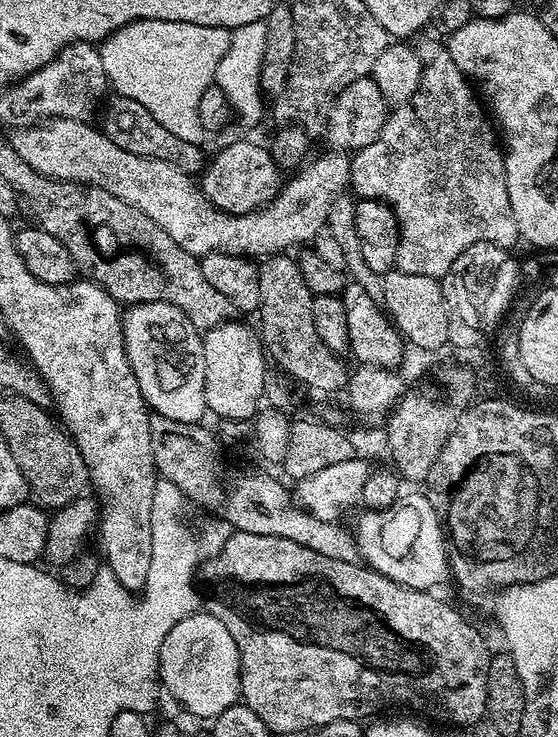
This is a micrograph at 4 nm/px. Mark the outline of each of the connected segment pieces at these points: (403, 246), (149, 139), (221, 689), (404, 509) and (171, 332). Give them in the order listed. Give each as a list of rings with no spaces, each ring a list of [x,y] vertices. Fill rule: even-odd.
[[[428,40],[419,45],[418,51],[424,64],[418,90],[406,103],[391,109],[377,140],[351,157],[350,188],[357,197],[384,201],[396,215],[400,224],[400,241],[395,271],[442,278],[462,250],[483,240],[511,249],[512,243],[519,241],[521,235],[518,222],[514,222],[514,210],[510,210],[504,153],[477,89],[464,72],[454,66],[454,58],[450,58],[441,41],[439,44],[436,40]]]
[[[112,94],[107,100],[102,108],[102,131],[110,138],[110,142],[114,142],[114,146],[122,146],[122,150],[130,150],[130,154],[138,154],[142,158],[158,158],[158,162],[170,162],[178,166],[178,170],[189,174],[203,173],[206,157],[204,158],[205,149],[201,145],[182,142],[178,134],[170,134],[170,130],[166,130],[166,126],[162,126],[162,122],[158,122],[158,118],[154,118],[154,114],[146,110],[146,106],[142,106],[142,102],[134,102],[134,98]]]
[[[211,612],[192,613],[176,623],[163,638],[158,675],[168,691],[194,716],[213,719],[239,701],[240,655],[226,626]]]
[[[412,492],[408,496],[407,493],[389,508],[377,512],[364,510],[361,513],[356,520],[354,535],[356,551],[367,567],[407,588],[432,590],[435,584],[449,579],[446,533],[442,518],[434,510],[427,495],[420,493],[419,496]]]
[[[170,303],[131,305],[123,315],[124,345],[131,368],[138,378],[145,403],[157,414],[183,424],[199,423],[207,415],[205,396],[205,348],[201,331],[182,310]]]

